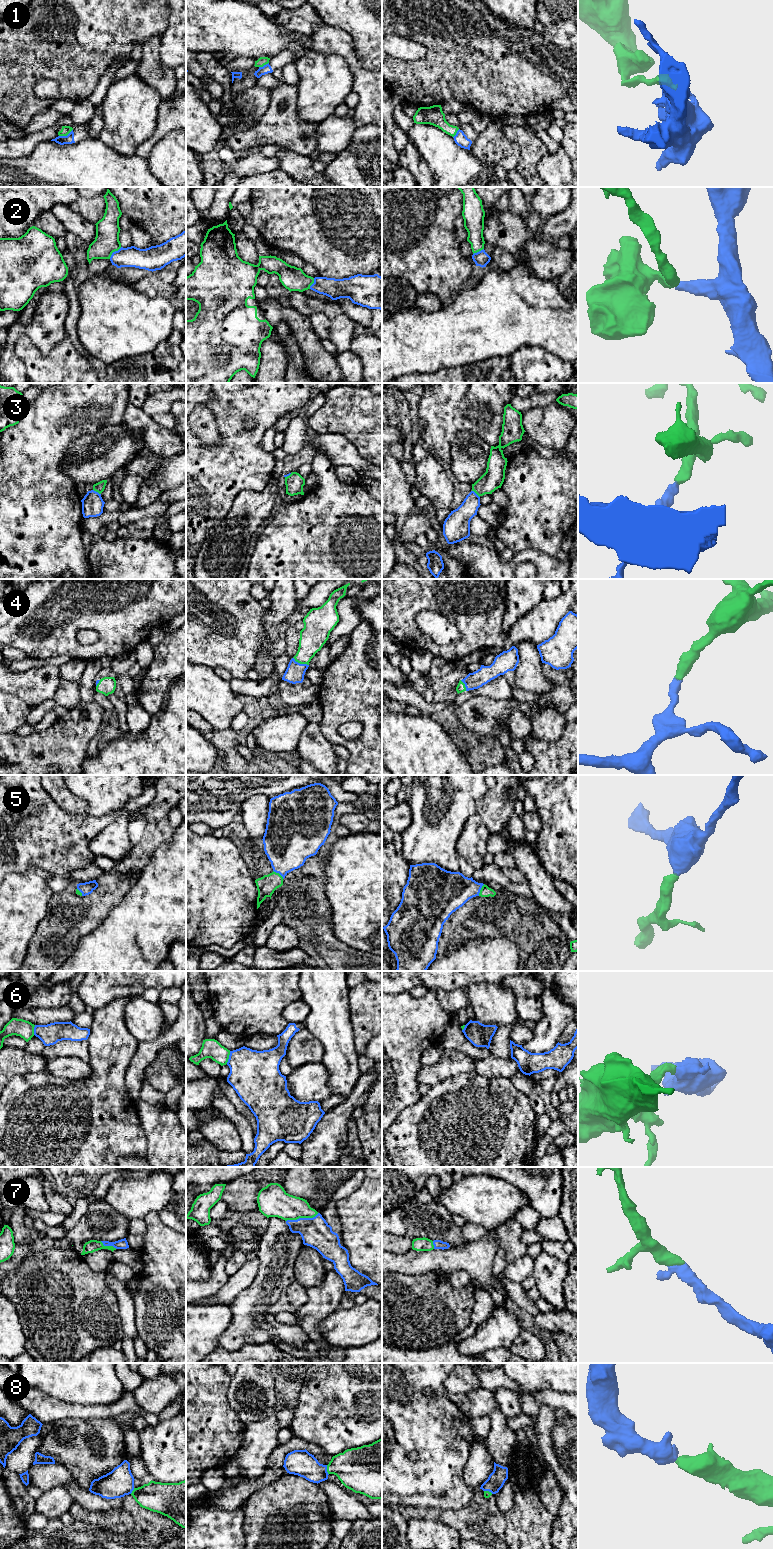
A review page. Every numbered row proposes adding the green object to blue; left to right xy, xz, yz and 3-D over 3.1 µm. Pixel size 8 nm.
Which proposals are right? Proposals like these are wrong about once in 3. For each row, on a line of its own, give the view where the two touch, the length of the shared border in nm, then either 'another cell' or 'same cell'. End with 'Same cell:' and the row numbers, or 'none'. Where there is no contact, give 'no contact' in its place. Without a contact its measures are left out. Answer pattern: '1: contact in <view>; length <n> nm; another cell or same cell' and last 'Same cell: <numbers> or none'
1: contact in xy; length 130 nm; another cell
2: contact in xy; length 140 nm; same cell
3: contact in xy; length 80 nm; same cell
4: contact in xz; length 140 nm; same cell
5: contact in yz; length 110 nm; same cell
6: contact in xz; length 110 nm; another cell
7: contact in xz; length 280 nm; same cell
8: contact in xz; length 80 nm; same cell
Same cell: 2, 3, 4, 5, 7, 8

